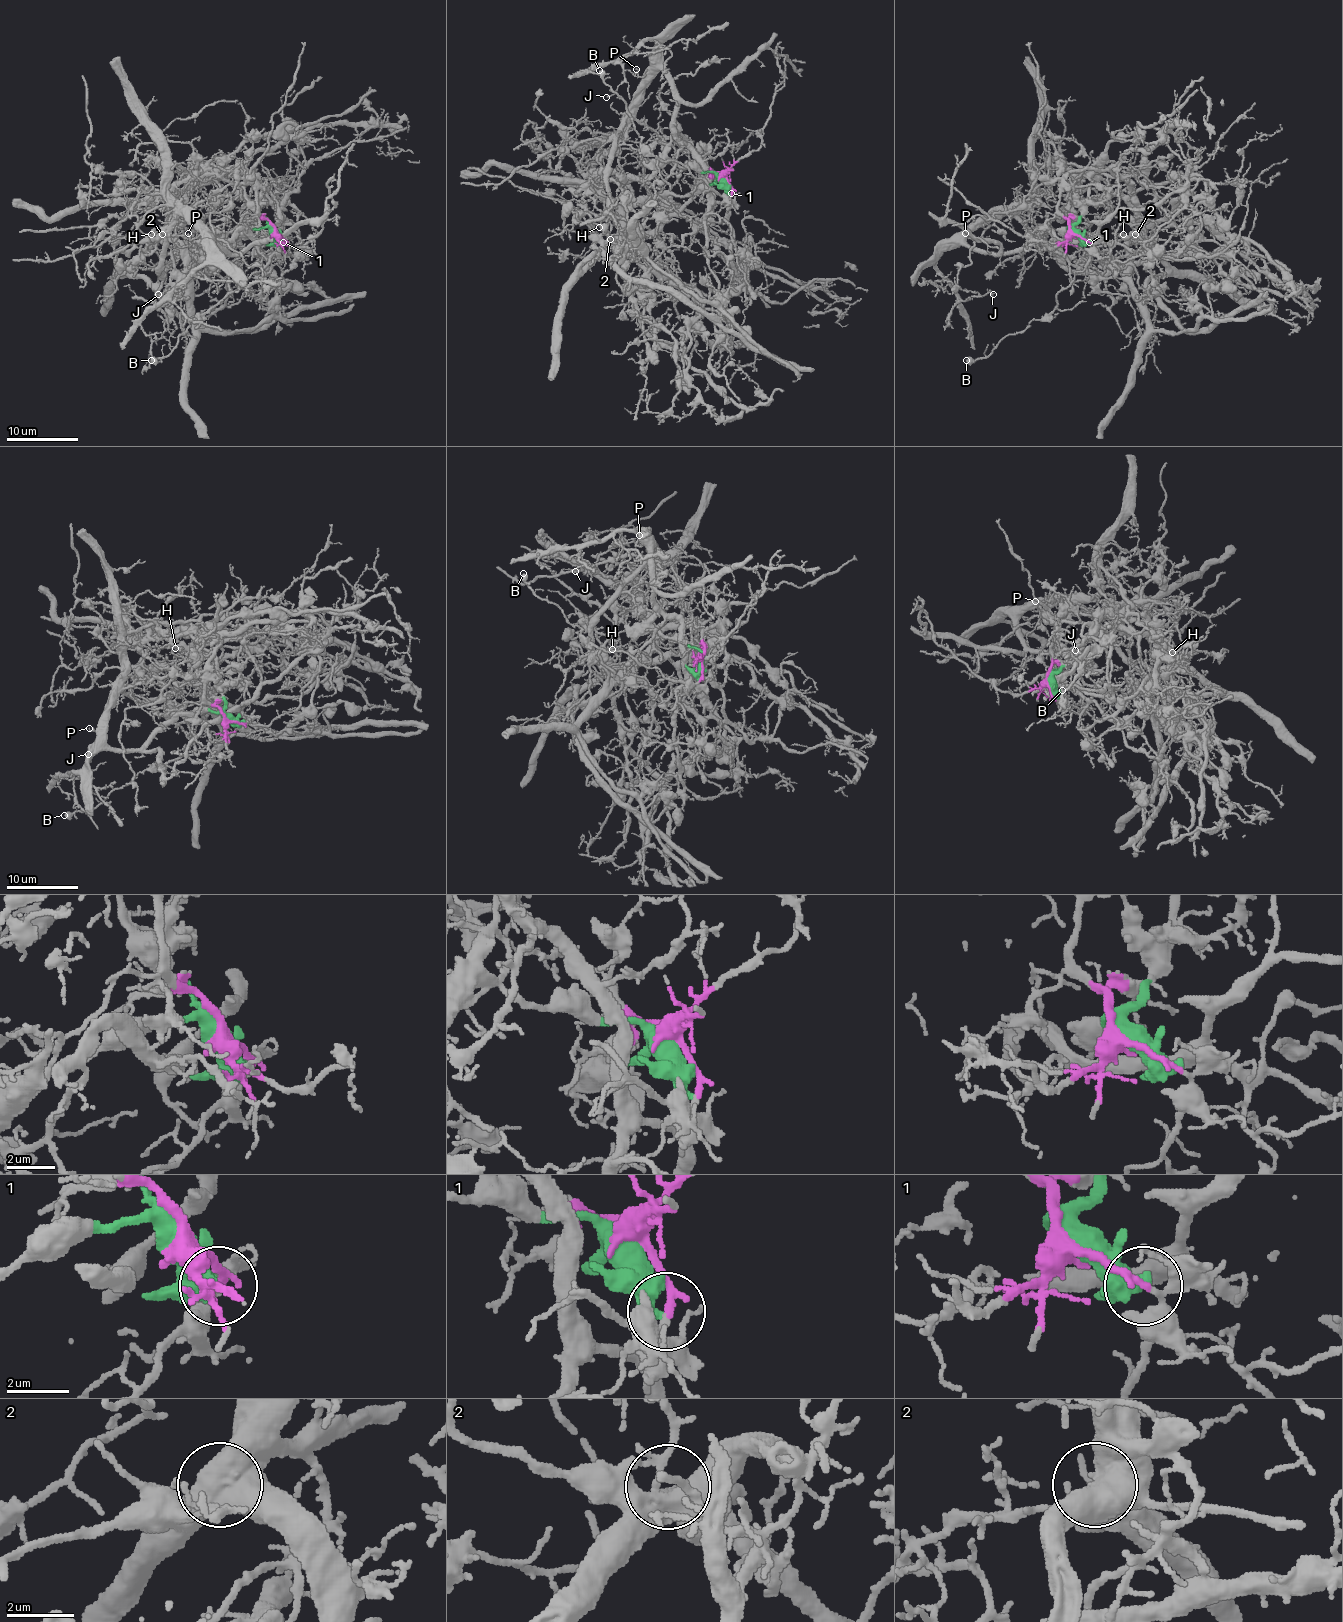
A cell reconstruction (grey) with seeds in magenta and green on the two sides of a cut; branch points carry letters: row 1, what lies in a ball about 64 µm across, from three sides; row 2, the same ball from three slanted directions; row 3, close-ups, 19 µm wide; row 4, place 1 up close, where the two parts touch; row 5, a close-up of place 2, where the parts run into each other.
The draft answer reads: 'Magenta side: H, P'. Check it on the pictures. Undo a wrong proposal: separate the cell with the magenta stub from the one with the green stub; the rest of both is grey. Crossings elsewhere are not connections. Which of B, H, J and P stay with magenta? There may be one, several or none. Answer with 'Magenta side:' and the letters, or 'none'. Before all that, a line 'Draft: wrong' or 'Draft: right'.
Draft: wrong
Magenta side: B, H

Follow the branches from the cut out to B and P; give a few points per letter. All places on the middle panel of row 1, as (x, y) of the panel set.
B: (723, 176), (732, 192), (721, 196), (678, 162), (658, 160), (638, 137), (626, 102), (599, 70)
P: (723, 176), (699, 167), (696, 155), (676, 137), (674, 84), (660, 70), (647, 68), (640, 75), (637, 68)

